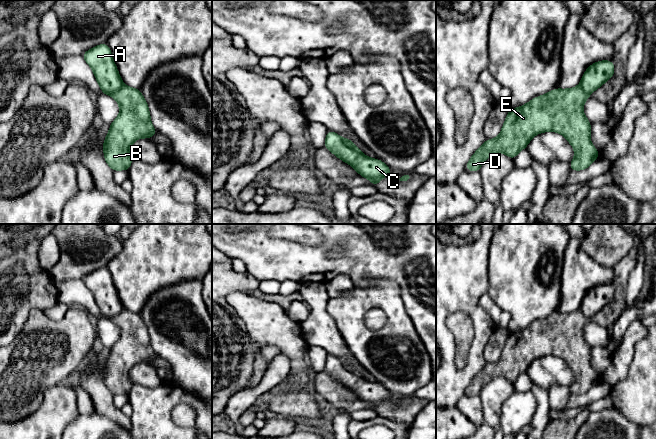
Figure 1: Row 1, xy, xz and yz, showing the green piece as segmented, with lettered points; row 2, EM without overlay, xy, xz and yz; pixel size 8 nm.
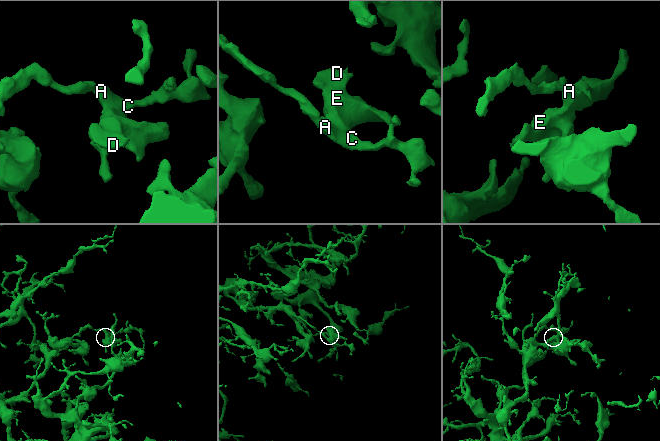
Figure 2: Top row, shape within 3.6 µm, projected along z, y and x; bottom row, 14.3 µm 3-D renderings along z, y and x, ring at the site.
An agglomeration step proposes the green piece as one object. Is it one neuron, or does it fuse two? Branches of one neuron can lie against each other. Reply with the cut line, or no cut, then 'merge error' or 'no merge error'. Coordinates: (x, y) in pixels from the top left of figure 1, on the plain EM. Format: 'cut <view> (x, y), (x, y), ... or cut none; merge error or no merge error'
cut xz (341, 362), (347, 369), (360, 377); merge error

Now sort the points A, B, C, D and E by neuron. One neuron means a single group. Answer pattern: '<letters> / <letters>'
A C / B D E

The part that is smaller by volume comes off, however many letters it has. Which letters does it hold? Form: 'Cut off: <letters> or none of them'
Cut off: B, D, E

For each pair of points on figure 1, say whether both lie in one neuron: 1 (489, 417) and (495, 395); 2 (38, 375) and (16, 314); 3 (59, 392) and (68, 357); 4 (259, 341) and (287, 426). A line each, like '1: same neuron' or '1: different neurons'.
1: same neuron
2: different neurons
3: different neurons
4: different neurons

